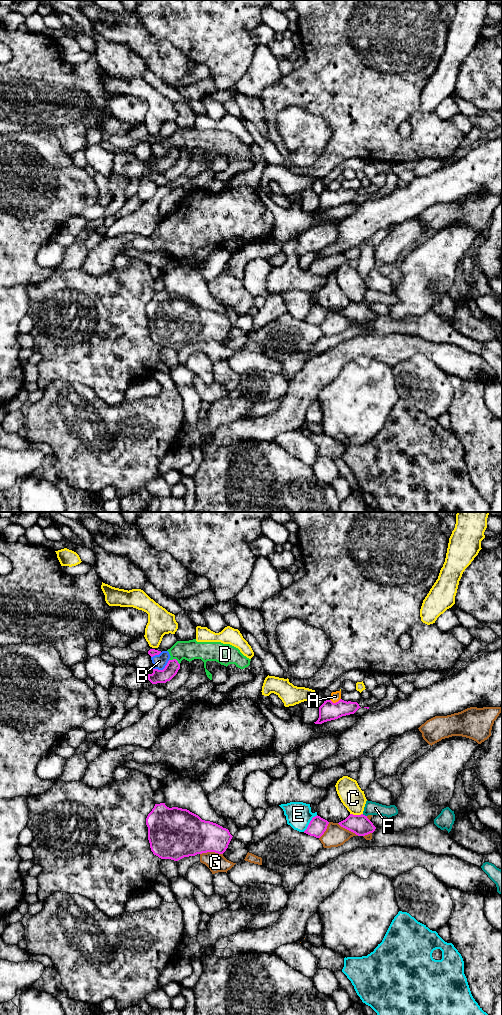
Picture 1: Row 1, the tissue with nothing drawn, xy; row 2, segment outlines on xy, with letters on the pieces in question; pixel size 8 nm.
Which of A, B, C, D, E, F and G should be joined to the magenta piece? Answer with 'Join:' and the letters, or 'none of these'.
Join: none of these

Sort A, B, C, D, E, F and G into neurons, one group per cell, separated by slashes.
A / B D / C / E / F / G

